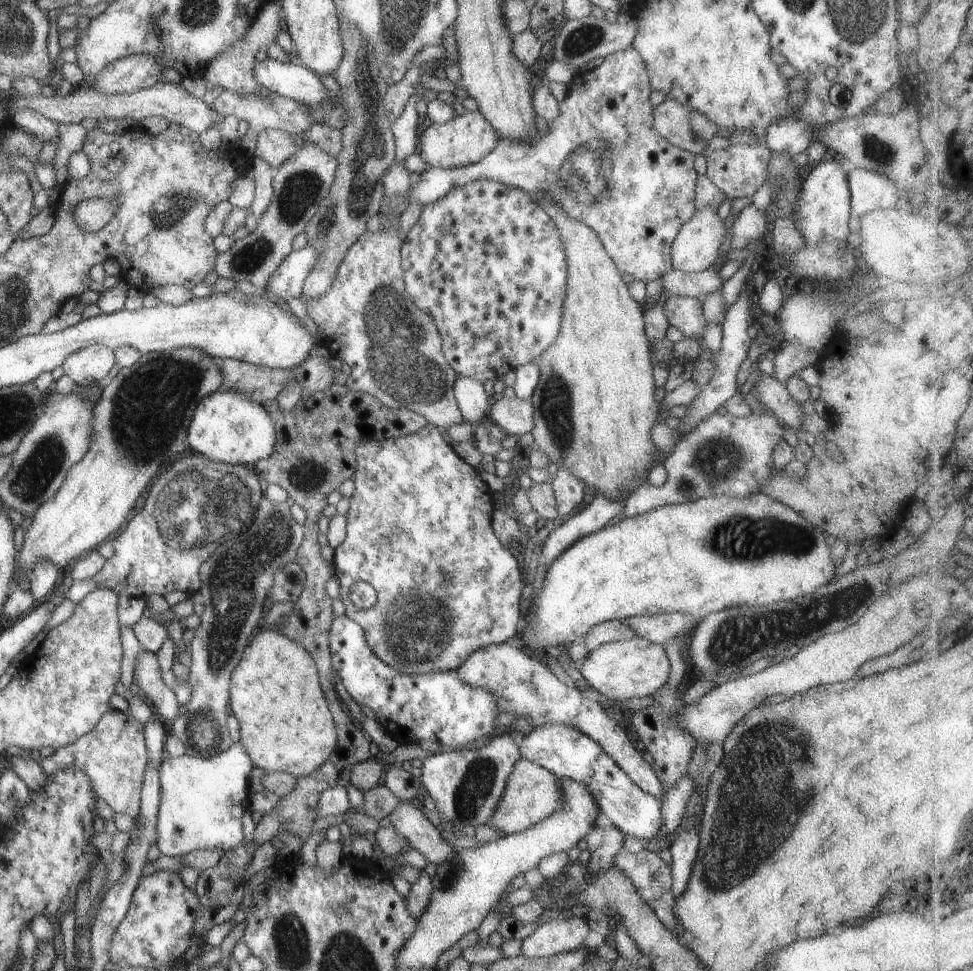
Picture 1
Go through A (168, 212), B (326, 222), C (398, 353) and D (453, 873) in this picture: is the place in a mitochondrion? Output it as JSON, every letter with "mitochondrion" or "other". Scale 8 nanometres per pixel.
{"A":"mitochondrion","B":"mitochondrion","C":"mitochondrion","D":"mitochondrion"}

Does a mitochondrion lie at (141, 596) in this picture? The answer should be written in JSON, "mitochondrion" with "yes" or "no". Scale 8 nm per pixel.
{"mitochondrion":"no"}

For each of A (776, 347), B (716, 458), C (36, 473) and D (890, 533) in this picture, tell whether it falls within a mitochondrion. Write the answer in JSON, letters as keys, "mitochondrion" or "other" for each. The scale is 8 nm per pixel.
{"A":"other","B":"mitochondrion","C":"mitochondrion","D":"other"}

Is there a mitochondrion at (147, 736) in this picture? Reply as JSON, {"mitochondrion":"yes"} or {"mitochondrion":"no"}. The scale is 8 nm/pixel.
{"mitochondrion":"no"}

